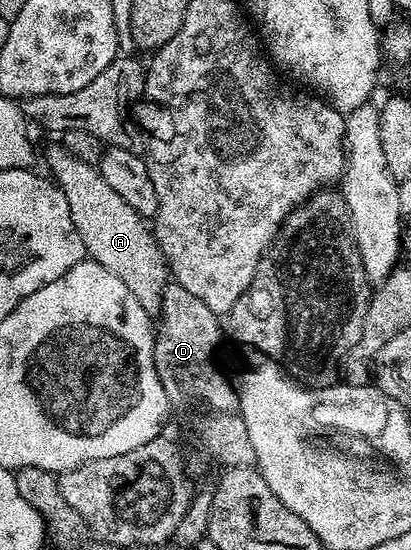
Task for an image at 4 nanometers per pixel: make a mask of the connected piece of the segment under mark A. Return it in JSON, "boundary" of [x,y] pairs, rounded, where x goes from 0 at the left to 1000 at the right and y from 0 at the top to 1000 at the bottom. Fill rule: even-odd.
{"boundary":[[[151,262],[124,265],[109,289],[117,313],[141,335],[168,371],[182,420],[197,431],[202,455],[231,478],[255,482],[333,540],[343,562],[370,576],[384,575],[397,545],[397,529],[411,513],[406,471],[392,460],[377,422],[360,400],[309,371],[246,322],[238,302],[195,293]]]}

